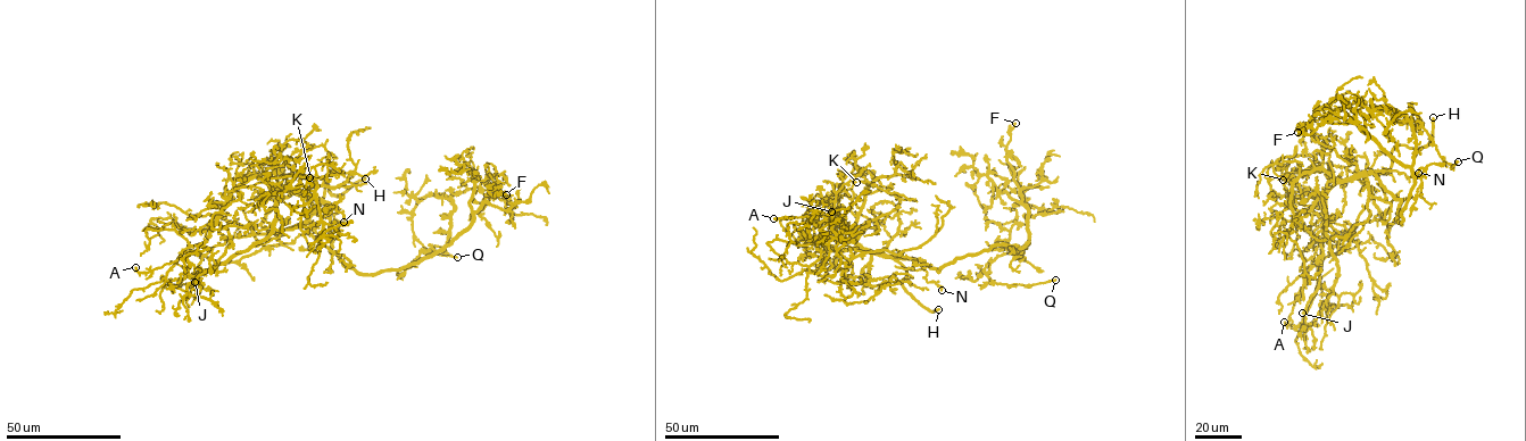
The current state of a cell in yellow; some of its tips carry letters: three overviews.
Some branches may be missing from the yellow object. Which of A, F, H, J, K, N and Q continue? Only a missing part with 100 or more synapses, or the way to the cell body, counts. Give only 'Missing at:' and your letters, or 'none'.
Missing at: H

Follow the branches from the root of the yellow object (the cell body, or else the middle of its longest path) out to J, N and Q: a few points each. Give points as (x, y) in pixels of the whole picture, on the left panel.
J: (330, 224), (321, 201), (250, 177), (232, 193), (217, 221), (230, 238), (225, 254), (195, 282)
N: (330, 224), (326, 202), (338, 206), (339, 211), (333, 217), (343, 222)
Q: (330, 224), (345, 264), (399, 271), (447, 243), (442, 194), (417, 201), (413, 235), (457, 257)

